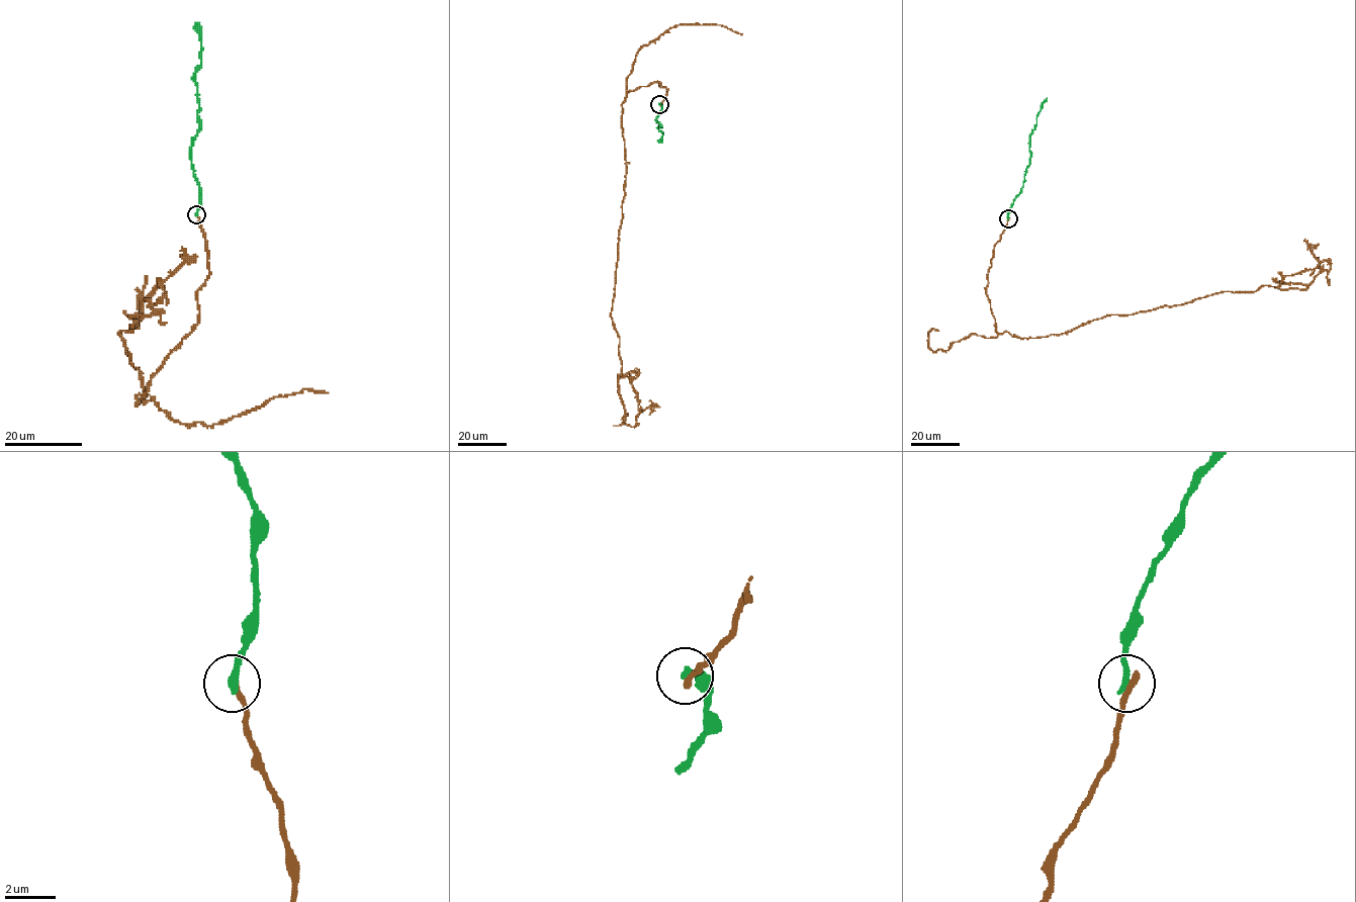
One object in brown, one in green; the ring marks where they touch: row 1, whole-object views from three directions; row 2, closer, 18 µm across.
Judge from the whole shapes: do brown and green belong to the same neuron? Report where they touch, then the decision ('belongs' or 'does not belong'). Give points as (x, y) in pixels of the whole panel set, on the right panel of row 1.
at (1008, 218); does not belong

